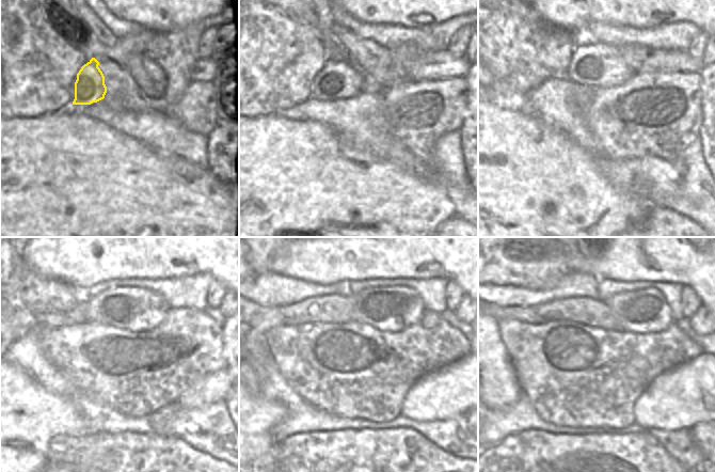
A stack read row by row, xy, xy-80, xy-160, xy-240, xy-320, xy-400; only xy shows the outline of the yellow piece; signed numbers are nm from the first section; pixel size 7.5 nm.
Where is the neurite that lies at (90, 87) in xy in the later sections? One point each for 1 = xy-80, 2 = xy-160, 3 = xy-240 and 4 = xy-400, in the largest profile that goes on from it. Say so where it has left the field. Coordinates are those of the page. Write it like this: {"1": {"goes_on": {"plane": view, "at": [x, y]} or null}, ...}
{"1": {"goes_on": {"plane": "xy-80", "at": [337, 79]}}, "2": {"goes_on": {"plane": "xy-160", "at": [589, 67]}}, "3": {"goes_on": {"plane": "xy-240", "at": [133, 309]}}, "4": {"goes_on": {"plane": "xy-400", "at": [646, 311]}}}

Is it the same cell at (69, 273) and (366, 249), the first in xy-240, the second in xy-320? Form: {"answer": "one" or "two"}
{"answer": "one"}

